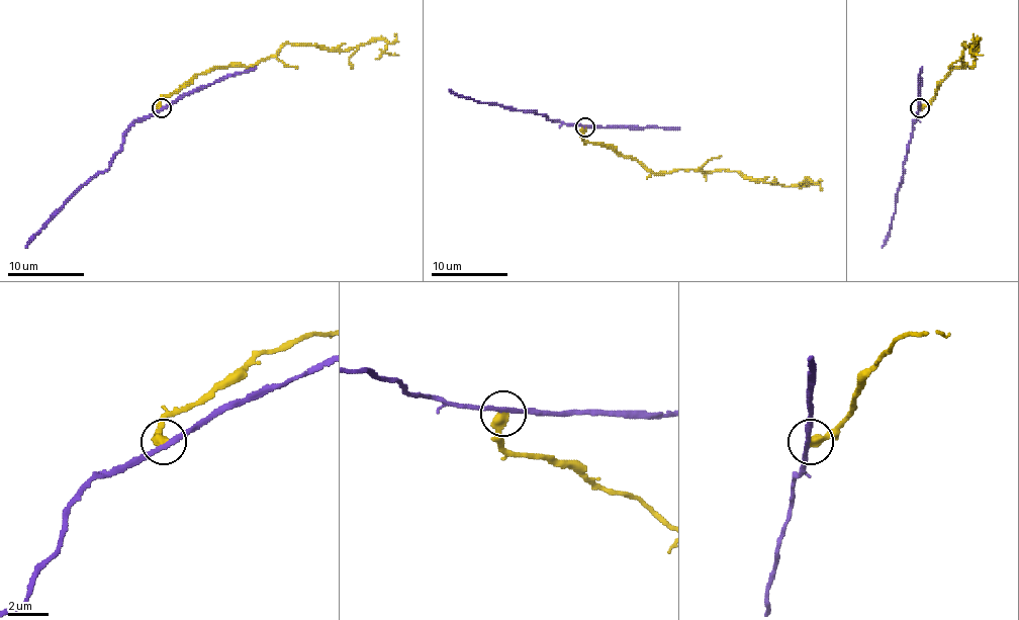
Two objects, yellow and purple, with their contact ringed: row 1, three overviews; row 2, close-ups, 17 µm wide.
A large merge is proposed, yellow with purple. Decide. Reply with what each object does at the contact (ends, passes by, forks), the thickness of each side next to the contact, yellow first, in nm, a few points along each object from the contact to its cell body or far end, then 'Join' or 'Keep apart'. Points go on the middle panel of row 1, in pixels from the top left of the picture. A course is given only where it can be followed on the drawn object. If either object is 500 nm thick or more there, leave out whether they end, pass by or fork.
At the ring yellow ends. At the ring purple passes by. Thickness 480 nm (yellow) against 200 nm. Course of yellow: (584, 127), (586, 141), (611, 145), (654, 173), (740, 171), (783, 186), (807, 184), (809, 179), (822, 190). Course of purple: (584, 125), (561, 123), (535, 110), (510, 110), (496, 102), (460, 97), (449, 89). Keep apart

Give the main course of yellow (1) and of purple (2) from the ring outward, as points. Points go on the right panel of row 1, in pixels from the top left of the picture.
1: (920, 108), (954, 68), (965, 67), (963, 43), (975, 51), (977, 39), (971, 51), (983, 55)
2: (918, 108), (903, 165), (903, 182), (895, 196), (890, 234), (882, 247)

